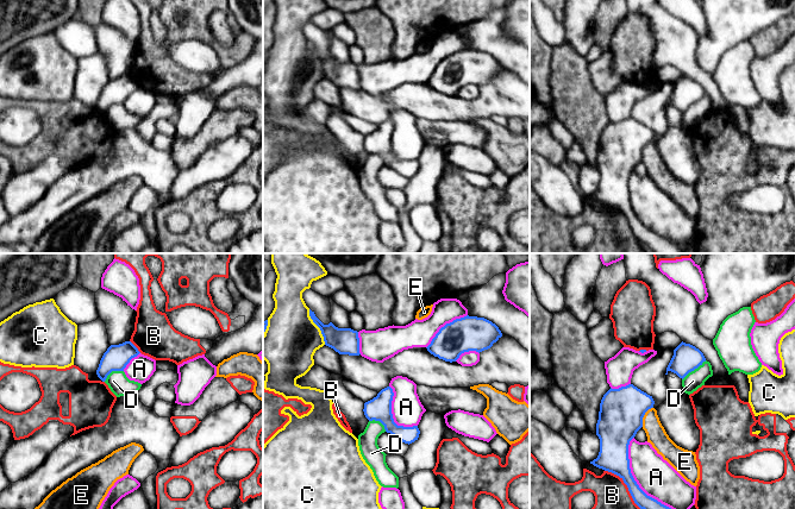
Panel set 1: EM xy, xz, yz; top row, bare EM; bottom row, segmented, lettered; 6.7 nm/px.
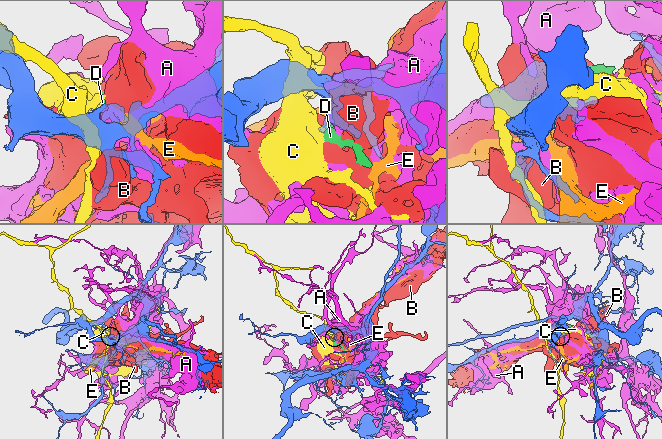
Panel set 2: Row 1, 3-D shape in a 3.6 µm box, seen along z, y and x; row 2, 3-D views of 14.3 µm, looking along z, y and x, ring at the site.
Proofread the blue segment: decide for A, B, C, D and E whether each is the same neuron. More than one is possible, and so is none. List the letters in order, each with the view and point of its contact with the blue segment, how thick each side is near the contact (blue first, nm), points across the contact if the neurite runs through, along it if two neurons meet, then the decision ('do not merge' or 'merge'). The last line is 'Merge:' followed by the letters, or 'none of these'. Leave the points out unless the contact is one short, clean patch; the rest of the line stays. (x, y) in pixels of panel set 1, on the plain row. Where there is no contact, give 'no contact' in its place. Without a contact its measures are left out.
A: contact yz (636, 217); calibres 200 and 260 nm; do not merge
B: contact yz (626, 218); calibres 200 and 340 nm; do not merge
C: contact xz (318, 60); calibres 180 and 360 nm; do not merge
D: contact yz (694, 102); calibres 180 and 120 nm; border yz (706, 94), (682, 113); do not merge
E: contact yz (643, 150); calibres 300 and 140 nm; do not merge
Merge: none of these

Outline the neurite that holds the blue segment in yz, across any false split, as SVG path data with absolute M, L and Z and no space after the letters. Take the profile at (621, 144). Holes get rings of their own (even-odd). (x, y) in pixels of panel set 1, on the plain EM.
M633 118L611 121L600 137L596 157L600 186L590 197L619 209L627 219L634 237L655 253L682 253L677 245L647 230L634 214L630 202L630 175L643 161L643 151L653 138L652 130Z

